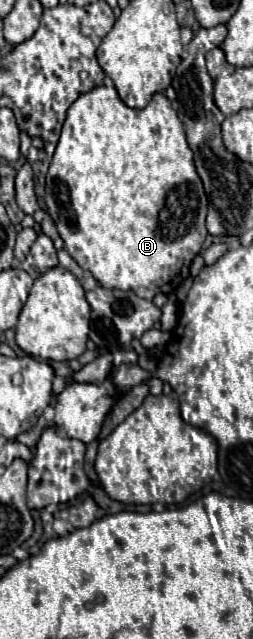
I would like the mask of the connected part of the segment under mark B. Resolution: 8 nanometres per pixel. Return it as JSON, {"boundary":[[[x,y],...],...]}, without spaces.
{"boundary":[[[95,87],[87,93],[83,93],[67,111],[67,119],[63,123],[63,131],[55,149],[55,155],[51,159],[49,171],[47,171],[47,191],[45,191],[45,205],[47,211],[51,215],[51,219],[55,221],[55,227],[61,235],[61,239],[65,241],[65,249],[69,251],[69,255],[79,263],[79,267],[91,271],[91,275],[103,285],[103,287],[115,287],[121,291],[133,291],[143,299],[153,299],[157,293],[173,293],[181,287],[181,283],[189,277],[189,267],[193,257],[201,251],[201,245],[207,237],[207,229],[205,229],[205,215],[207,215],[207,195],[203,191],[201,179],[195,171],[193,165],[193,151],[187,145],[185,139],[185,131],[183,131],[183,123],[177,117],[177,111],[171,109],[169,99],[163,93],[153,95],[153,99],[149,101],[149,105],[145,109],[131,109],[127,107],[115,87]]]}

